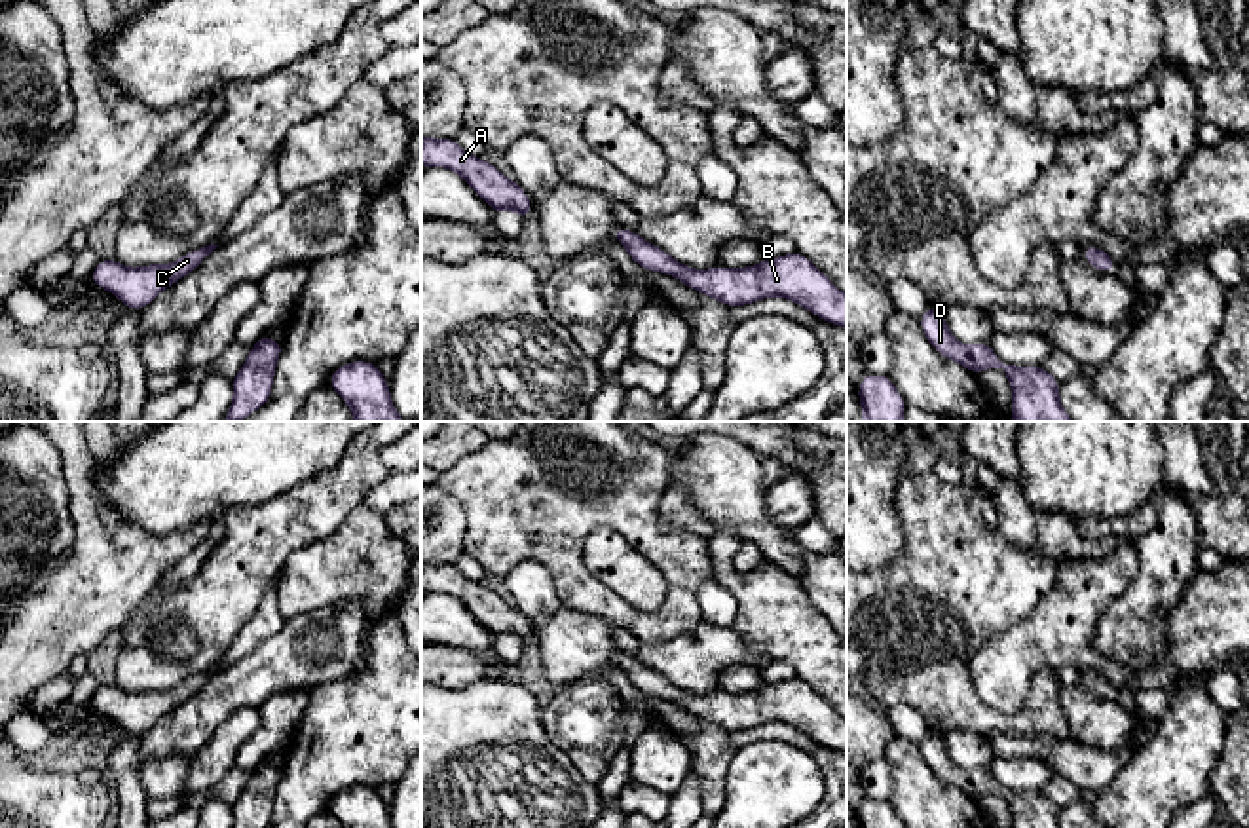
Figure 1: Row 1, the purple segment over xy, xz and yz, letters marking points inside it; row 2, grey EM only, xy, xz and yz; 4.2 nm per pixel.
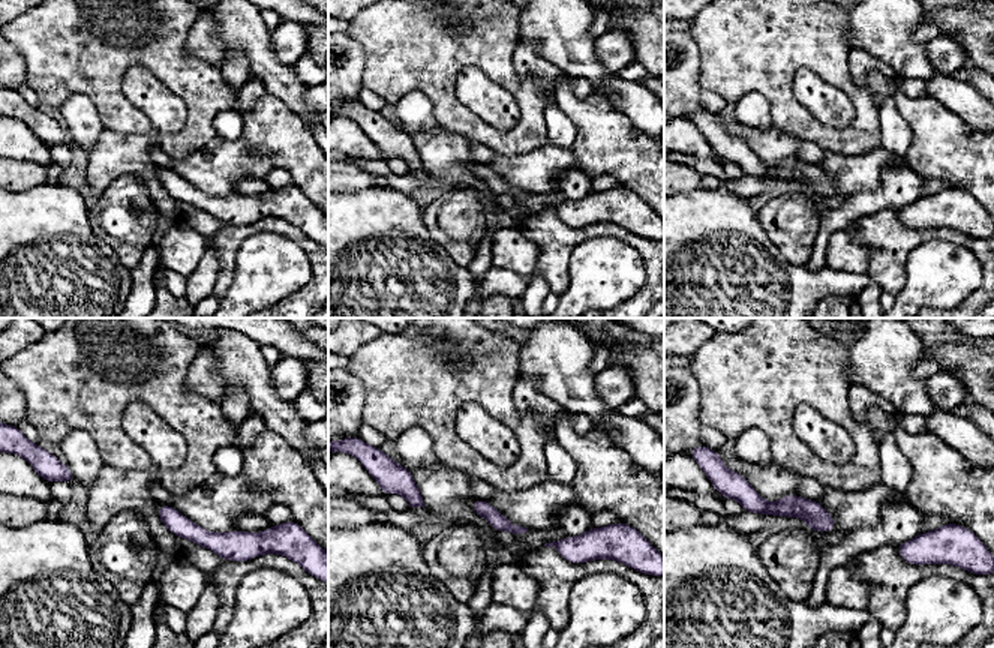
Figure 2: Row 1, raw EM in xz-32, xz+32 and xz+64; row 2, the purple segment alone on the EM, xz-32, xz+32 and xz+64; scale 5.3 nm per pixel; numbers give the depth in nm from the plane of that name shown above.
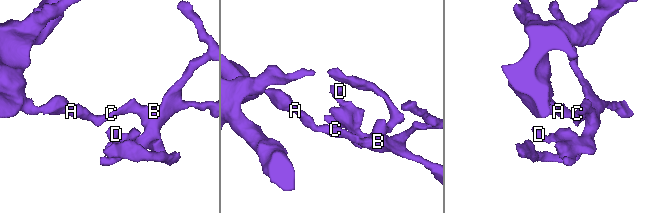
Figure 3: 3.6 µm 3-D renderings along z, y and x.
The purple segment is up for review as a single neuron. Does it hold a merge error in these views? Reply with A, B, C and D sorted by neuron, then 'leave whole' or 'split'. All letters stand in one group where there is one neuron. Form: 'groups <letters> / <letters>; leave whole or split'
groups A B C D; leave whole

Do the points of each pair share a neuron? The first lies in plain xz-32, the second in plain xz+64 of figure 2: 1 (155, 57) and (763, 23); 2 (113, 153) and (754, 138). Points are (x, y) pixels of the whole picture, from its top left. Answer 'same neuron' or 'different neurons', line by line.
1: same neuron
2: same neuron

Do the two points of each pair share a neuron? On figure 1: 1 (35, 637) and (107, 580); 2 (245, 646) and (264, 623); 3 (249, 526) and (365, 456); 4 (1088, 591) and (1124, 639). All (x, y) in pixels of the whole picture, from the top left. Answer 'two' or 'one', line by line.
1: one
2: one
3: one
4: two

